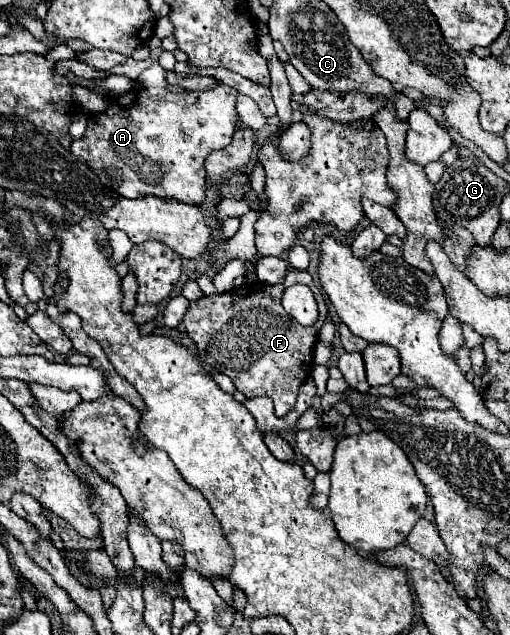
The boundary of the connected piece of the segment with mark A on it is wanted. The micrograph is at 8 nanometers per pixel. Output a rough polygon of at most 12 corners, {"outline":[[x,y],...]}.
{"outline":[[237,90],[127,92],[71,152],[125,198],[201,204]]}

